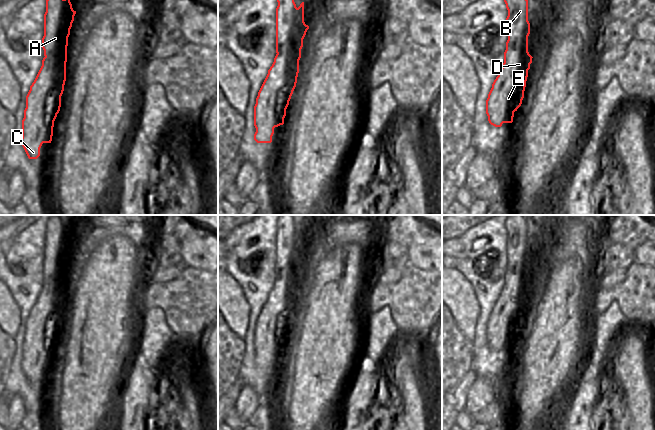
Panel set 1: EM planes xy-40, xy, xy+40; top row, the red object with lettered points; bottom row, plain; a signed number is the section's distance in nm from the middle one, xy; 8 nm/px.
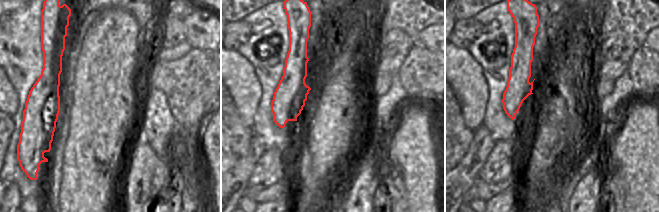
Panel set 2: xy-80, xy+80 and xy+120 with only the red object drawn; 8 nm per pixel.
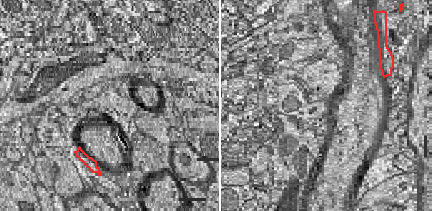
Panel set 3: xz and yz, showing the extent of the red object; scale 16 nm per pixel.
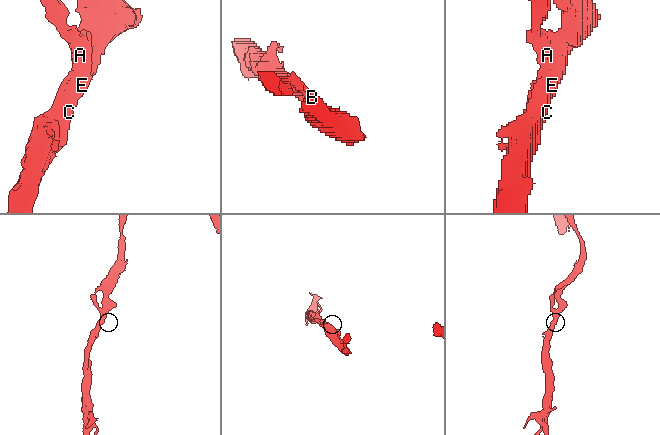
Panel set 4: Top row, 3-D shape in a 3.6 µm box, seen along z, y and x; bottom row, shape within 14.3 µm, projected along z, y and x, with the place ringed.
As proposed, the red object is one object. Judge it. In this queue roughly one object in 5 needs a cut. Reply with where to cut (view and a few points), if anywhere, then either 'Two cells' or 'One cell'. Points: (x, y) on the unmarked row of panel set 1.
No split. One cell.

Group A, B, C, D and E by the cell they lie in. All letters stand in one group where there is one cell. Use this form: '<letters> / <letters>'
A B C D E

